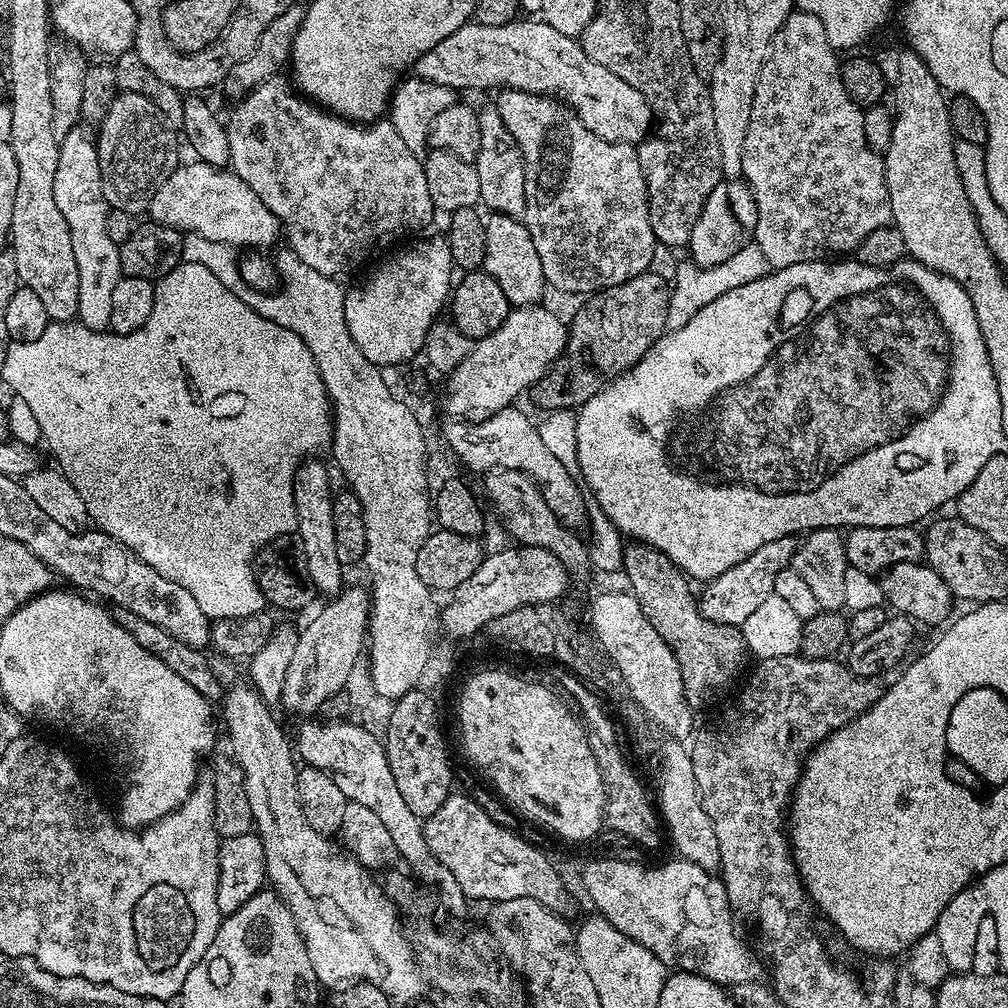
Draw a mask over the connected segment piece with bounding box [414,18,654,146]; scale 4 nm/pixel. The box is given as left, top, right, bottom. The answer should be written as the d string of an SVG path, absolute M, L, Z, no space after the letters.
M517 18L506 26L482 26L469 22L454 30L450 38L442 38L438 46L426 50L422 58L414 65L417 77L438 86L453 90L460 88L496 88L507 90L517 88L520 92L532 92L536 96L547 96L563 102L574 113L575 119L581 120L590 132L611 144L639 145L653 131L654 113L648 100L630 82L622 82L618 74L610 74L606 66L598 66L584 52L584 45L579 39L560 34L553 26L536 18Z

